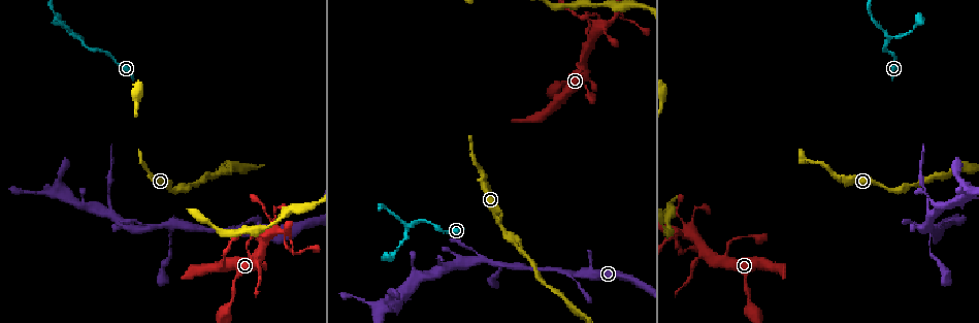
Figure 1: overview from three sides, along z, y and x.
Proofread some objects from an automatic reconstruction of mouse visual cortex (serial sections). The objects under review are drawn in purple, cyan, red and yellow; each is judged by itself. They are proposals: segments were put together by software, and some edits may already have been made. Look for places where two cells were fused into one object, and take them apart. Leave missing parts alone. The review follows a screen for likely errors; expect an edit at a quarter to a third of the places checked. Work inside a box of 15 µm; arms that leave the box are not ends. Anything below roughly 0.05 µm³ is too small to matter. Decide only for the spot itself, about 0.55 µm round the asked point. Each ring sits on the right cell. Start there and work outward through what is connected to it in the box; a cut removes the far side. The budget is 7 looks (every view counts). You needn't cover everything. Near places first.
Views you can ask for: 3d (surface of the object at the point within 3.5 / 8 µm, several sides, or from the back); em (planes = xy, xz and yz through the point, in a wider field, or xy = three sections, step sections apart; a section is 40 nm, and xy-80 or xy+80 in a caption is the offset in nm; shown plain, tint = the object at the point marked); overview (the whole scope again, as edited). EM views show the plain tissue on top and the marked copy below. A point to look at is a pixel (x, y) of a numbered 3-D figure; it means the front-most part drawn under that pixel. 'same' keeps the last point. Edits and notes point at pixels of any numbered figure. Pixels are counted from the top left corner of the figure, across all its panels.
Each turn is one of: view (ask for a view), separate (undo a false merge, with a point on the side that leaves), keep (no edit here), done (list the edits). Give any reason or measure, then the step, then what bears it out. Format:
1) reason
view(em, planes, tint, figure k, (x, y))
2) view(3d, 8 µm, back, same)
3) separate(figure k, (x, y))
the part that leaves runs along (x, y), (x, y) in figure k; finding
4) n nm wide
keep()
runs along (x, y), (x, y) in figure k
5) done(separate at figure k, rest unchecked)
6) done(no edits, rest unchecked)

branch point
view(3d, 3.5 µm, back, figure 1, (569, 275))

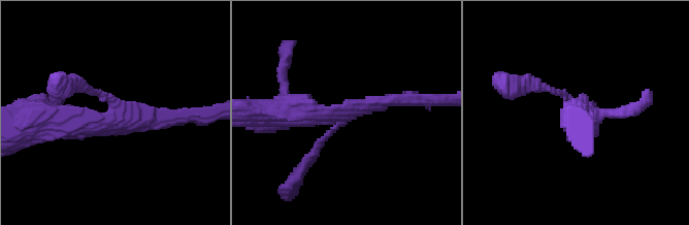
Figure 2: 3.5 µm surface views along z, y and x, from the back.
shape alone is not enough
view(em, xy, step 2, tint, figure 2, (344, 113))

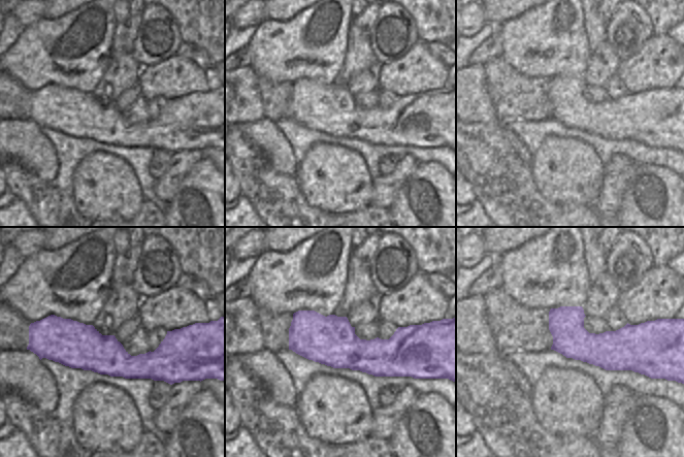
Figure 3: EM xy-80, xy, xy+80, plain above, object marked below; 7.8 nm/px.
380 nm wide
keep()
runs along (277, 113), (348, 113), (411, 100) in figure 2; all the same cell

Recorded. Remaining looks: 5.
three-way junction
view(3d, 8 µm, figure 1, (173, 225))

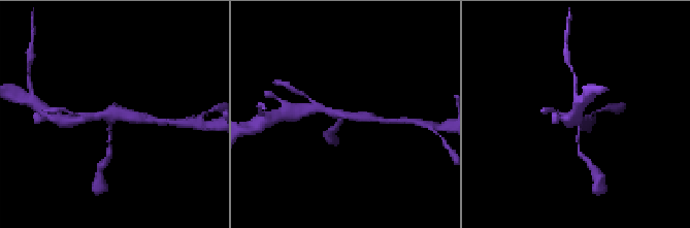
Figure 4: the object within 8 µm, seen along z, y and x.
zoom in
view(3d, 3.5 µm, figure 4, (113, 116))

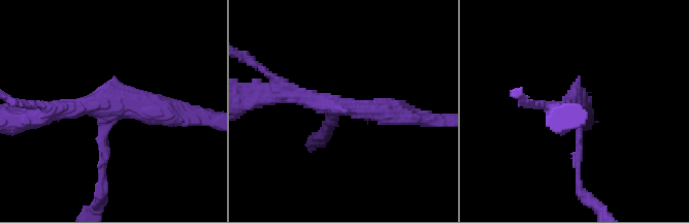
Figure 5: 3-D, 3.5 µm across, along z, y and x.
3 arms; arms of 150, 300, 300 nm
view(em, xy, step 3, tint, figure 5, (110, 106))

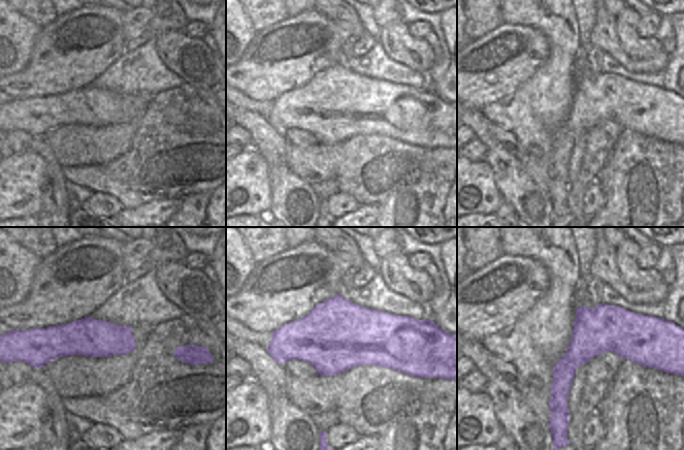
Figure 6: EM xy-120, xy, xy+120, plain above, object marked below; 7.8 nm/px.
keep()
runs along (404, 115), (319, 104), (274, 91) in figure 5; all the same cell

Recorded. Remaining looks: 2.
three arms meet
view(3d, 3.5 µm, figure 1, (115, 214))

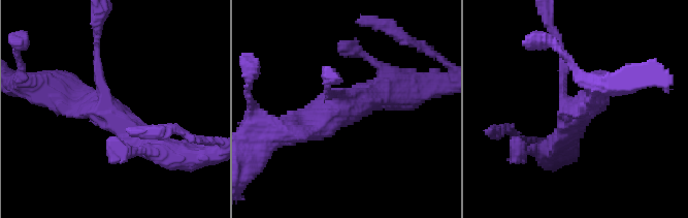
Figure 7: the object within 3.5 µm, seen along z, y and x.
3 arms; arms of 150, 300, 350 nm; now the EM
view(em, planes, tint, figure 7, (342, 106))

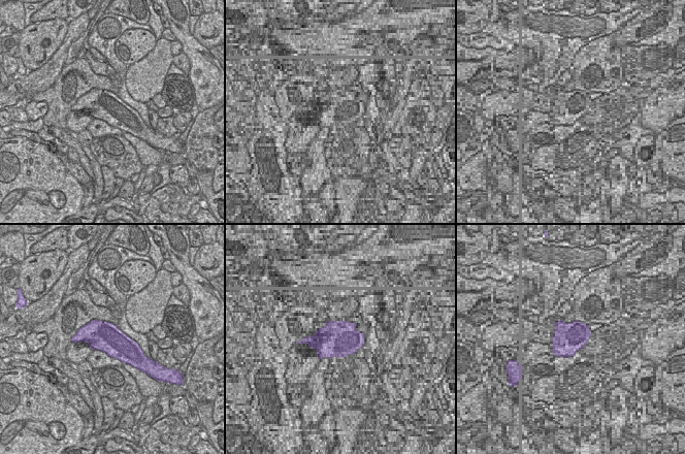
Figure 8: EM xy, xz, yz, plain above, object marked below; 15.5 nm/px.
separate(figure 7, (96, 52))
the part that leaves runs along (101, 86), (95, 54), (98, 23) in figure 7; a second cell is stuck on

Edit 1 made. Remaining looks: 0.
done(separate at figure 7, rest unchecked)

